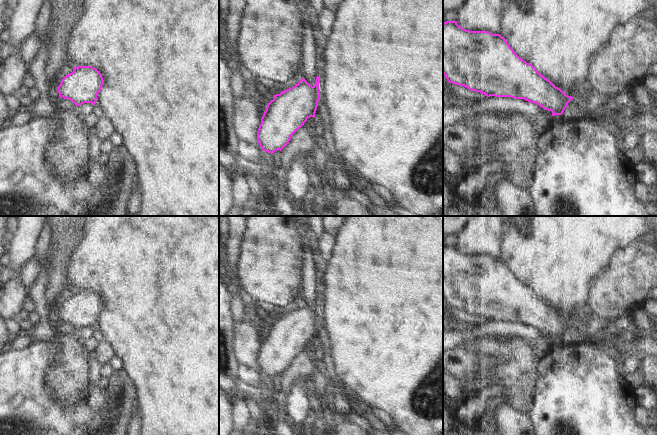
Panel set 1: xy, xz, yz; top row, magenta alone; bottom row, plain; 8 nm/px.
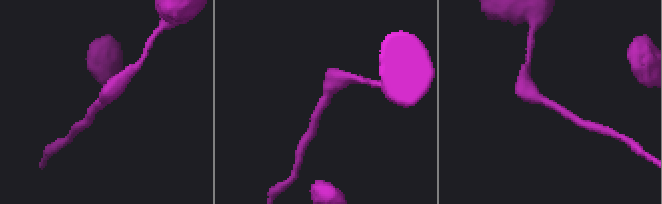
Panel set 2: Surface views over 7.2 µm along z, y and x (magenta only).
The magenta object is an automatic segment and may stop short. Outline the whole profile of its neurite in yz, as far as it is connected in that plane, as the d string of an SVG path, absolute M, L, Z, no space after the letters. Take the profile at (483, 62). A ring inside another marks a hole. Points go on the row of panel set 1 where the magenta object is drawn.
M457 21L443 23L443 74L449 83L464 86L487 97L511 97L536 103L543 109L551 111L552 116L562 115L568 103L574 99L541 75L532 64L521 59L500 34L466 30L460 27Z

